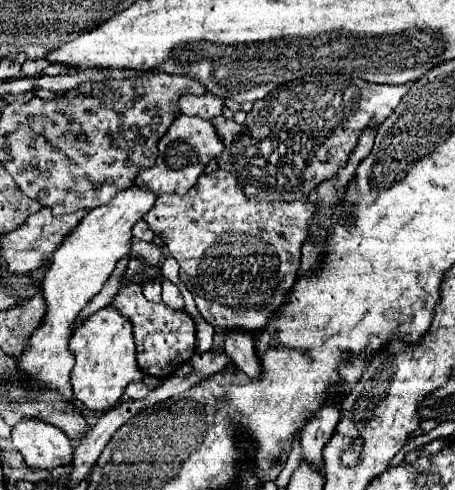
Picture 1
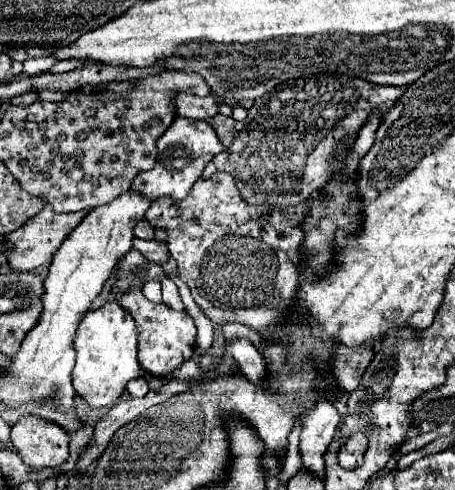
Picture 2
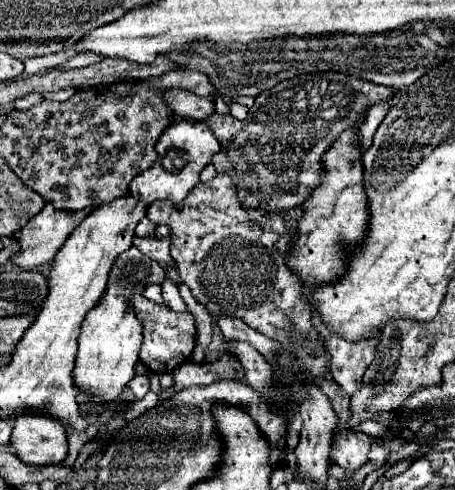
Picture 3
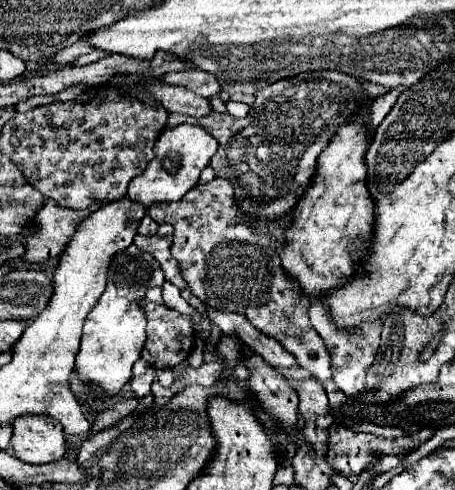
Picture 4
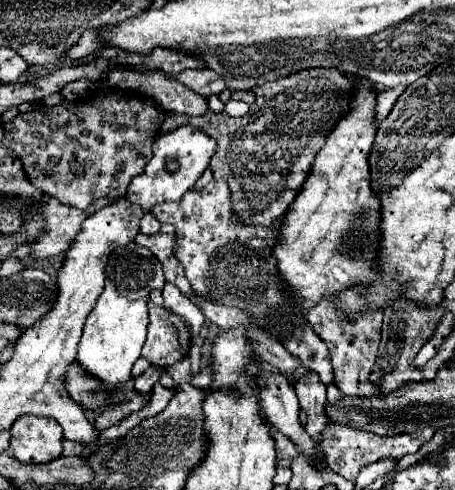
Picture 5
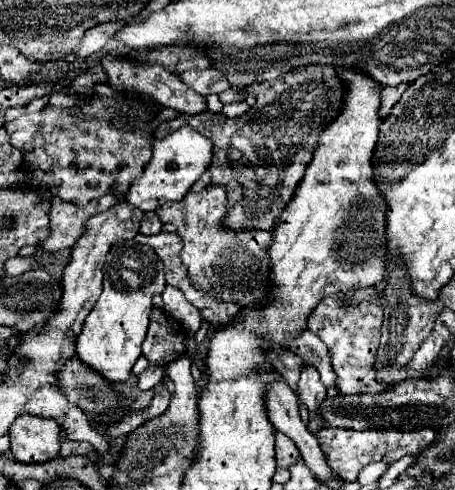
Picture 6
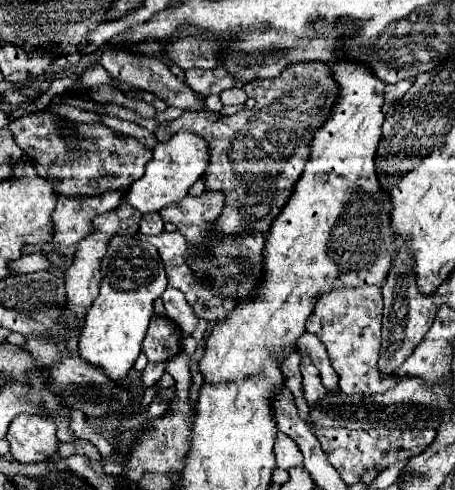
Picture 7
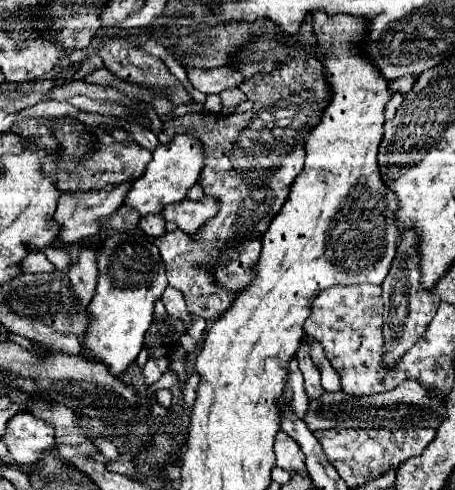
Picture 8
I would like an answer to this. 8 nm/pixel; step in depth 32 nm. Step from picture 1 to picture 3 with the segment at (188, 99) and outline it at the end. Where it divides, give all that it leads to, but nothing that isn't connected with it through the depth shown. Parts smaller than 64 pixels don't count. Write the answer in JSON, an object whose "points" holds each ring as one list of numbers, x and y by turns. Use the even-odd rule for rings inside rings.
{"points":[[168,90,164,92,166,104,172,108,174,114,194,120,206,120,214,114,214,96,202,98,188,90]]}

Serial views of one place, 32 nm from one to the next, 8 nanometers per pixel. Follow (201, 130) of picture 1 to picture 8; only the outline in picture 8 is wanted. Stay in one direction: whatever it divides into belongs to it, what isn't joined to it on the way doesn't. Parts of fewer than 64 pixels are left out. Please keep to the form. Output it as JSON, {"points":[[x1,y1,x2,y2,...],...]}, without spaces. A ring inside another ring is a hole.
{"points":[[178,134,168,144,160,144,152,152,152,160,146,166,146,172,142,178,134,180,132,188,128,190,124,204,138,210,142,216,146,214,158,214,164,206,180,202,186,192,196,184,200,178,200,172,204,168,204,146,198,138,190,134]]}

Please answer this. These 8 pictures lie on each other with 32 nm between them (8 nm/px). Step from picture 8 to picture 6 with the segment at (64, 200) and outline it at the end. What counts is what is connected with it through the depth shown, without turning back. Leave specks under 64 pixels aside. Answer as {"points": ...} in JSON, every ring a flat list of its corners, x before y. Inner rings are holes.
{"points":[[102,196,100,200,92,200,88,208,76,208,74,204,64,204,62,200,52,198,52,206,48,210,50,218,50,234,44,242,40,242,40,254,56,254,64,248,70,248,78,236,84,232,84,222,116,204,116,196]]}

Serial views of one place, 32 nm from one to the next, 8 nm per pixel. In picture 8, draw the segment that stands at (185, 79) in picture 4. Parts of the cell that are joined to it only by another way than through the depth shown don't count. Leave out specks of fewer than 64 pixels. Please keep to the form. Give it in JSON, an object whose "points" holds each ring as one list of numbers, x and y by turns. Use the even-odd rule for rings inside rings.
{"points":[[228,66,210,68,210,70,190,68,188,70,188,80,196,90,200,90,204,94,220,94,222,90,236,88,244,82,242,76,236,70,230,70]]}

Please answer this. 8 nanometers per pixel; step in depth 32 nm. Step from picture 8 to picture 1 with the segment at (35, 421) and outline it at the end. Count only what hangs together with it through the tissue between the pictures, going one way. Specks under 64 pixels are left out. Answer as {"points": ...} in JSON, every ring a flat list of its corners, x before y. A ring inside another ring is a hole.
{"points":[[36,418,22,420,12,428,12,444,24,456,24,462,36,470,68,466,74,458,68,436]]}

